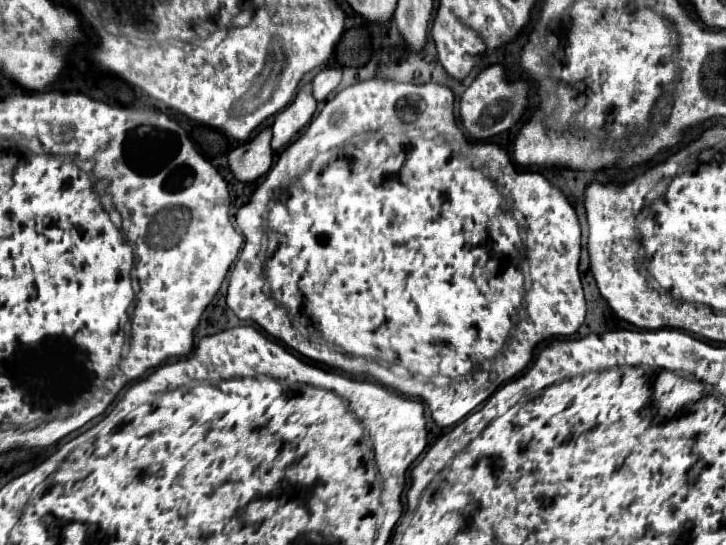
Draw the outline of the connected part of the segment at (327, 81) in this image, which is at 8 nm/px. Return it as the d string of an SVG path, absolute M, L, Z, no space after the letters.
M330 67L330 69L320 71L314 77L314 81L312 81L312 95L314 95L314 99L318 103L324 101L338 87L340 77L342 77L342 69L338 69L338 67Z

